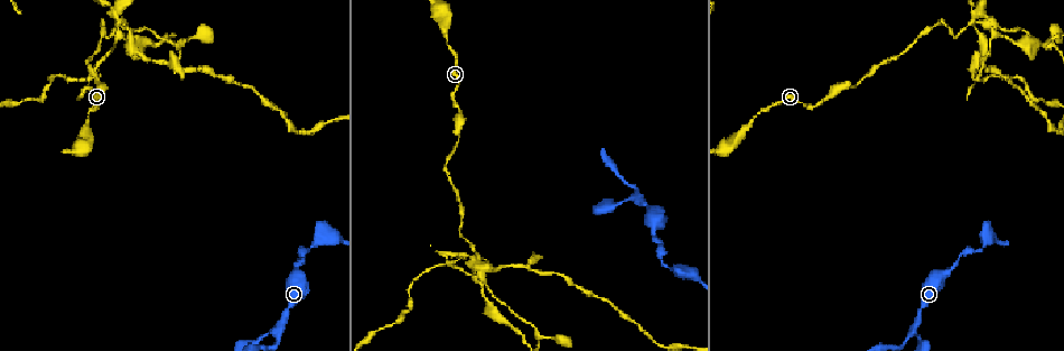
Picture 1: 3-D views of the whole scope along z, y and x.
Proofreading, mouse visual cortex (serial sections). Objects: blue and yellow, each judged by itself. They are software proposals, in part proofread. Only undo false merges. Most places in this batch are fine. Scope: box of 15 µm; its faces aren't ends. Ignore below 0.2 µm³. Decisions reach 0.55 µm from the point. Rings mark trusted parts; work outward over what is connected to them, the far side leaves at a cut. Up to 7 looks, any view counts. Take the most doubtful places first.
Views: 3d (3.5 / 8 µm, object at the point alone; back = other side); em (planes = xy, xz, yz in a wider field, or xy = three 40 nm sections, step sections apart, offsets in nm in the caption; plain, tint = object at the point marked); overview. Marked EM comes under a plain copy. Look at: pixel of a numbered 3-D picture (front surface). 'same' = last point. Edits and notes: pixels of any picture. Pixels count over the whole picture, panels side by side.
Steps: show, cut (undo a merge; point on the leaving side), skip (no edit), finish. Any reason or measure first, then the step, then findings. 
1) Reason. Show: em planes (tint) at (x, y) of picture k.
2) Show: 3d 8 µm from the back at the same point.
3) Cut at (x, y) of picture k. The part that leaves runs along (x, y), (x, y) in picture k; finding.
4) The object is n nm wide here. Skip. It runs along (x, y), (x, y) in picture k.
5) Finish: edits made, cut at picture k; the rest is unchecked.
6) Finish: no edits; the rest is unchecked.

Sharp bend. Show: 3d 3.5 µm at (810, 107) of picture 1.

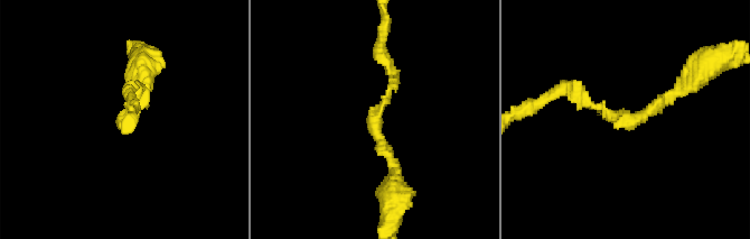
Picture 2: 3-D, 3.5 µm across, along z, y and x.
Show: em xy step 3 (tint) at (631, 121) of picture 2.

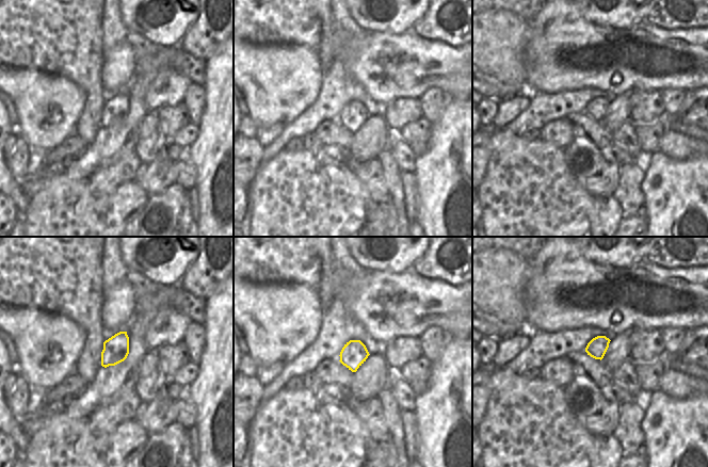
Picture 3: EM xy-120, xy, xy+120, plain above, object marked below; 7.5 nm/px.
The object is 200 nm wide here. Skip. It runs along (385, 62), (392, 88), (375, 134), (395, 180) in picture 2; all the same cell.

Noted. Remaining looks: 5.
Show: 3d 3.5 µm at (104, 25) of picture 1.

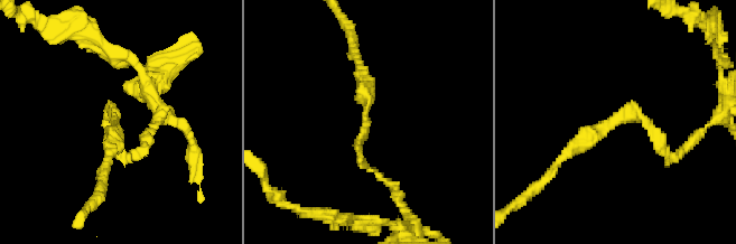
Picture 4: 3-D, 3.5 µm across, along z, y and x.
Skip. It runs along (557, 165), (629, 113), (665, 148) in picture 4; continuous, no second cell.

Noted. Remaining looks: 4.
Narrows sharply. Show: 3d 3.5 µm at (118, 28) of picture 1.

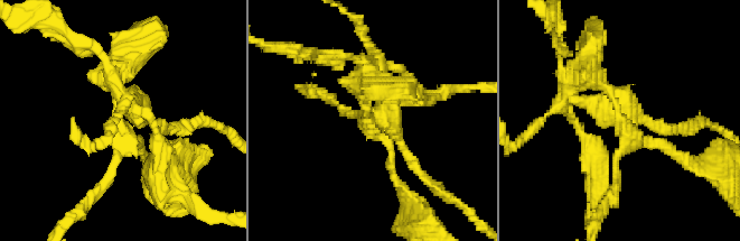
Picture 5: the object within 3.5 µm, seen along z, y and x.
4 arms meet here. Cut at (406, 102) of picture 5. Two cells meet here.

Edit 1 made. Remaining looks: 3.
Finish: edits made, cut at picture 5; the rest is unchecked.

